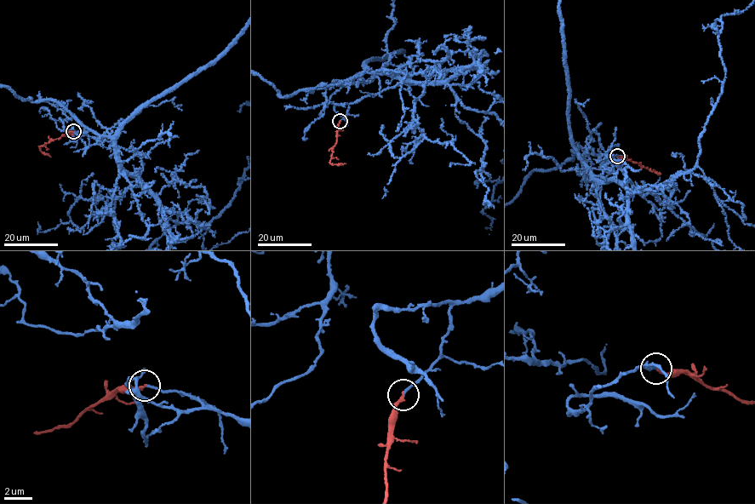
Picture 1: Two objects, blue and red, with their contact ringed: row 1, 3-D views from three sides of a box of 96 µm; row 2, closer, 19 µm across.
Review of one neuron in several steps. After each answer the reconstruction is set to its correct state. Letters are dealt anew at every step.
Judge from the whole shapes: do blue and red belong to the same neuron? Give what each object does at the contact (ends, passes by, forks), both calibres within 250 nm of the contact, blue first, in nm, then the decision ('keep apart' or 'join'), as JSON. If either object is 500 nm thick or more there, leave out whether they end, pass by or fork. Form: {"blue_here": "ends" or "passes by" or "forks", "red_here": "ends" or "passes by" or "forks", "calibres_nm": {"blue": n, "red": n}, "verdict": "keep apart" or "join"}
{"blue_here": "ends", "red_here": "ends", "calibres_nm": {"blue": 170, "red": 200}, "verdict": "join"}

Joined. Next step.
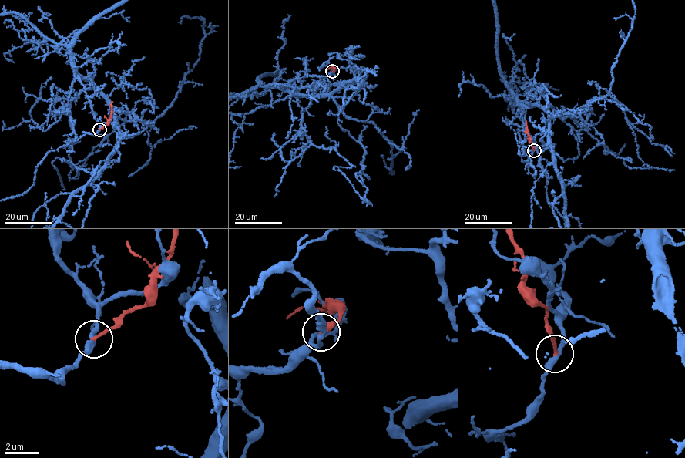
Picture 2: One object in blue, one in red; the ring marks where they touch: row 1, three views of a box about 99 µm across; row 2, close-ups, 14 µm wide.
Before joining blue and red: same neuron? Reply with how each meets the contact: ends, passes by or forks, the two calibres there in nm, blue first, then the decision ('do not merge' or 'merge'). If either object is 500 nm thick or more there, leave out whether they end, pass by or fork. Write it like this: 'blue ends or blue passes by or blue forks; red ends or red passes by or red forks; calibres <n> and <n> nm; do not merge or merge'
blue passes by; red ends; calibres 300 and 200 nm; do not merge

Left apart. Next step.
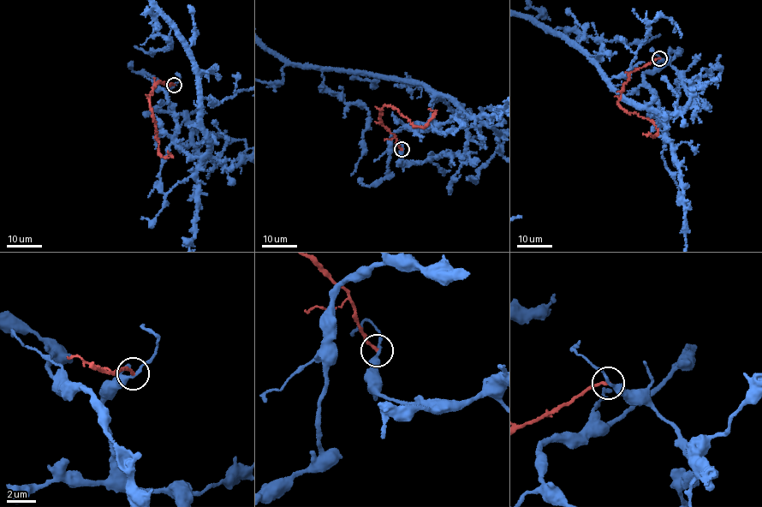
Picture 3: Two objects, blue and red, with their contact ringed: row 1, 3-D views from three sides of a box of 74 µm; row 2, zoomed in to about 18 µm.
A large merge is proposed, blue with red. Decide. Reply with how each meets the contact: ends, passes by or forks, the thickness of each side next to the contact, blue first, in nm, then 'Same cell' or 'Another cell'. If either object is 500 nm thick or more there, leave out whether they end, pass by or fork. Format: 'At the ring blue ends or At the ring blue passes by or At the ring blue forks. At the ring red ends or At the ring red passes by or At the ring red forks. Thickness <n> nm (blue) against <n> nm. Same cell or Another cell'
At the ring blue passes by. At the ring red ends. Thickness 240 nm (blue) against 220 nm. Another cell

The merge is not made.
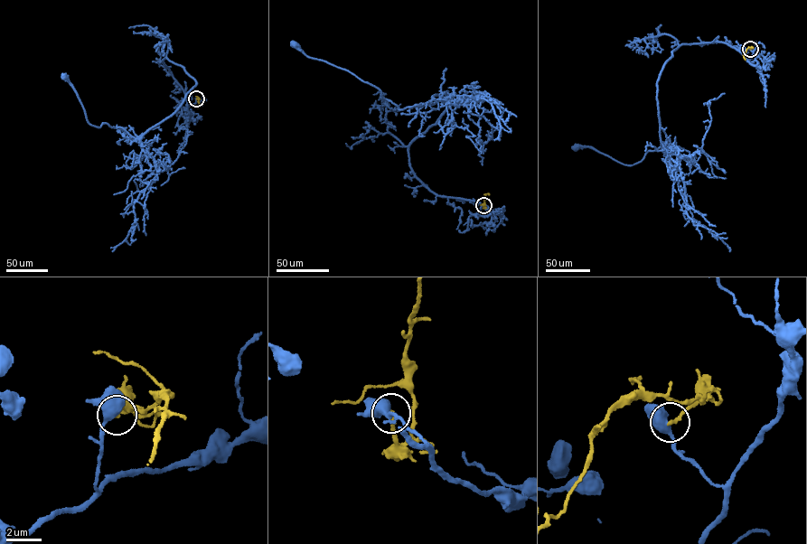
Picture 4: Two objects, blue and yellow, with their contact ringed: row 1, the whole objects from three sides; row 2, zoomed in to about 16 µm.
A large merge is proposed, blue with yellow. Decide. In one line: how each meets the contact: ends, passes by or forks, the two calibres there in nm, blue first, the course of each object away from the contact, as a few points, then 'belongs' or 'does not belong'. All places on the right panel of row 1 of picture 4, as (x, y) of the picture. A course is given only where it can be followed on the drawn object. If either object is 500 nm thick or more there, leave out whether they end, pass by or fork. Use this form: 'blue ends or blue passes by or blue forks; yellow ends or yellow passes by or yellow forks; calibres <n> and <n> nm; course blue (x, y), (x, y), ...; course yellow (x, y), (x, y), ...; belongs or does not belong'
calibres 550 and 220 nm; course blue (750, 49), (746, 59), (716, 42), (684, 43), (672, 51), (657, 82), (664, 148), (629, 165), (576, 147); course yellow (750, 49), (744, 54), (746, 60); does not belong

